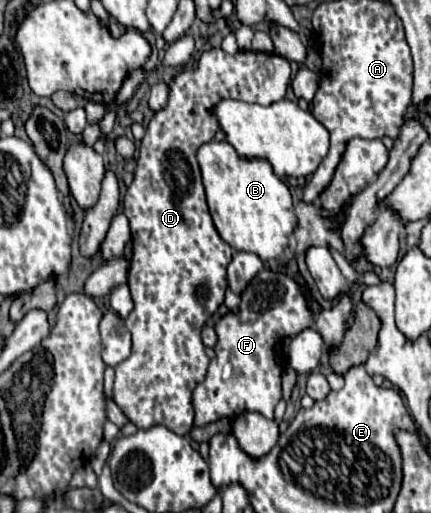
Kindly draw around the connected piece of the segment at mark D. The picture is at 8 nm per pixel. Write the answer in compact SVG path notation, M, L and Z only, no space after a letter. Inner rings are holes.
M222 48L206 50L200 56L196 70L180 72L172 86L166 108L154 114L150 120L146 134L140 142L140 156L134 174L134 182L130 184L124 196L122 212L130 220L132 230L132 260L128 272L128 286L134 300L134 310L126 318L126 328L132 334L132 354L116 366L114 380L114 402L120 406L124 416L136 424L138 428L150 428L154 424L164 424L168 430L186 436L192 428L192 400L190 394L198 382L204 380L208 368L208 356L204 354L204 344L200 340L202 324L216 312L216 308L224 302L224 292L228 288L226 282L226 266L232 258L232 248L218 236L210 212L206 206L205 189L201 172L196 162L196 150L204 142L210 142L214 134L220 130L216 116L212 116L212 108L224 98L248 100L268 106L286 96L290 84L290 62L286 58L264 52L238 51L230 56ZM180 150L186 164L192 170L192 182L188 186L188 194L180 198L174 196L174 184L170 182L170 172L164 166L166 152Z

